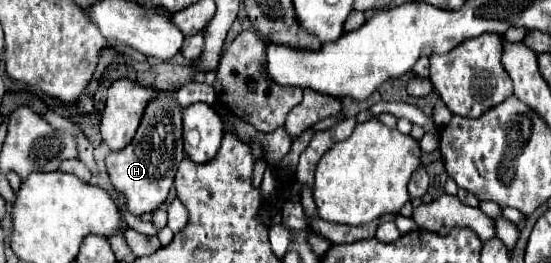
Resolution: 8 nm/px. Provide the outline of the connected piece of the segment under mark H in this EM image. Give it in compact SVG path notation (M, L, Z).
M159 94L147 106L141 126L135 138L131 140L131 144L119 152L111 152L105 158L105 164L107 164L107 174L111 178L111 186L121 196L125 196L127 210L133 216L141 216L145 212L157 210L167 200L179 162L183 158L185 154L183 154L181 106L177 104L175 94Z

